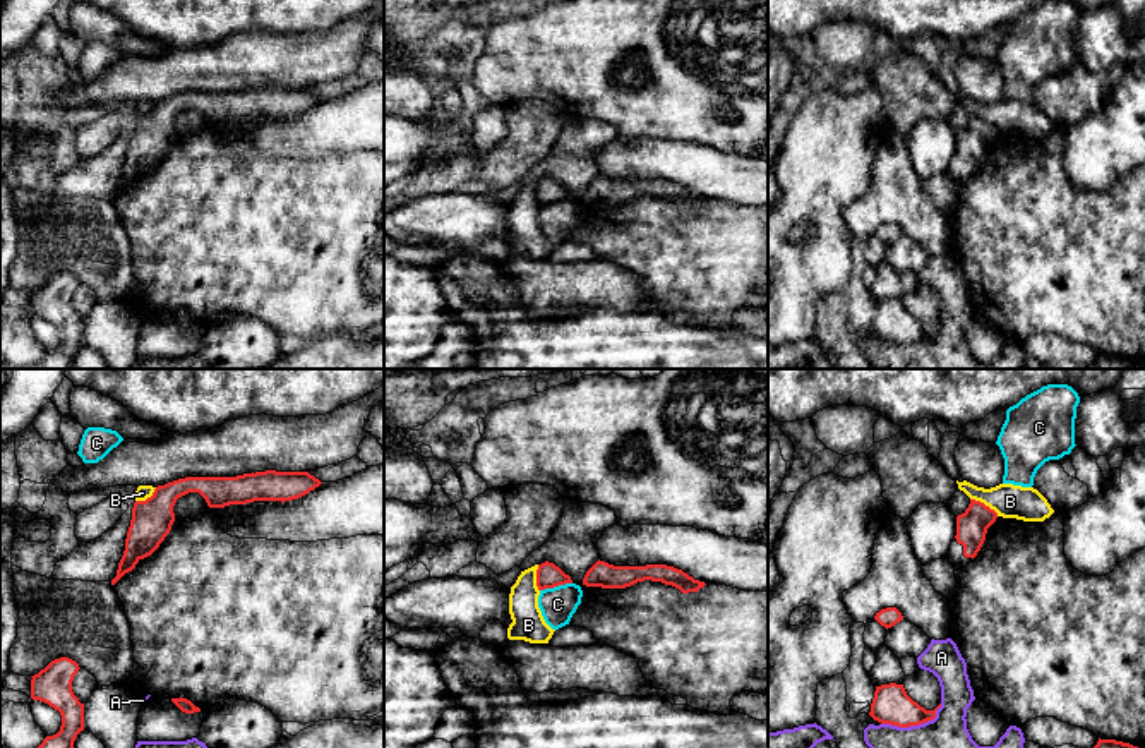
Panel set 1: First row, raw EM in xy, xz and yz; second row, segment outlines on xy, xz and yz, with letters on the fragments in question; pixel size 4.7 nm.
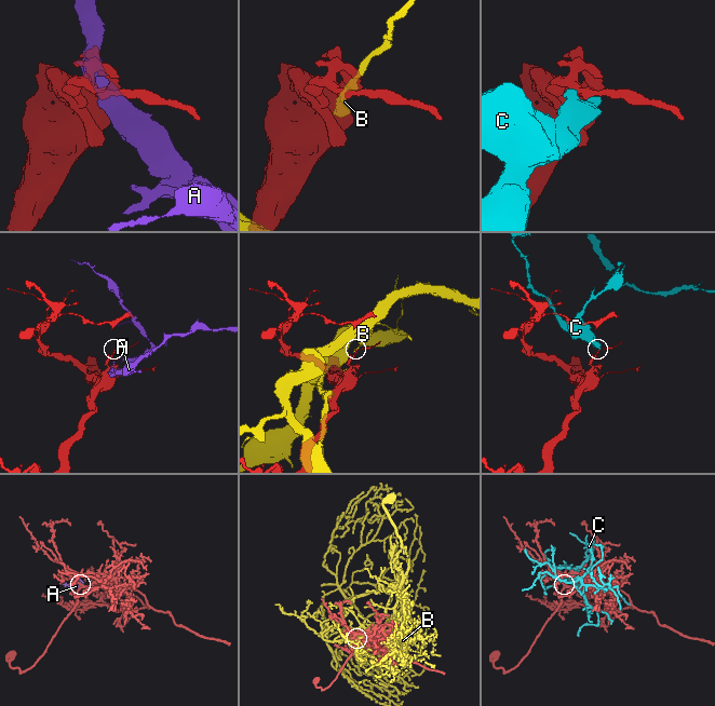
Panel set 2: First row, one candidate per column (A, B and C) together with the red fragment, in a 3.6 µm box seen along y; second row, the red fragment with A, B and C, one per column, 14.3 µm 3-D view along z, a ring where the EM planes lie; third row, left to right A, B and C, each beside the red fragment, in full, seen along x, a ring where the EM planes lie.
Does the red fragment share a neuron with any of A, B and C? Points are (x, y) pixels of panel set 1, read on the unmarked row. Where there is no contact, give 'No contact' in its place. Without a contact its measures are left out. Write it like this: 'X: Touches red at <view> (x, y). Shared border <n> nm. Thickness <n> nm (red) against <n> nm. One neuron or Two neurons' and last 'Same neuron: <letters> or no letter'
A: Touches red at yz (914, 340). Shared border 300 nm. Thickness 180 nm (red) against 320 nm. Two neurons
B: Touches red at yz (983, 119). Shared border 160 nm. Thickness 150 nm (red) against 160 nm. Two neurons
C: Touches red at xz (556, 201). Shared border 160 nm. Thickness 120 nm (red) against 170 nm. Two neurons
Same neuron: no letter

